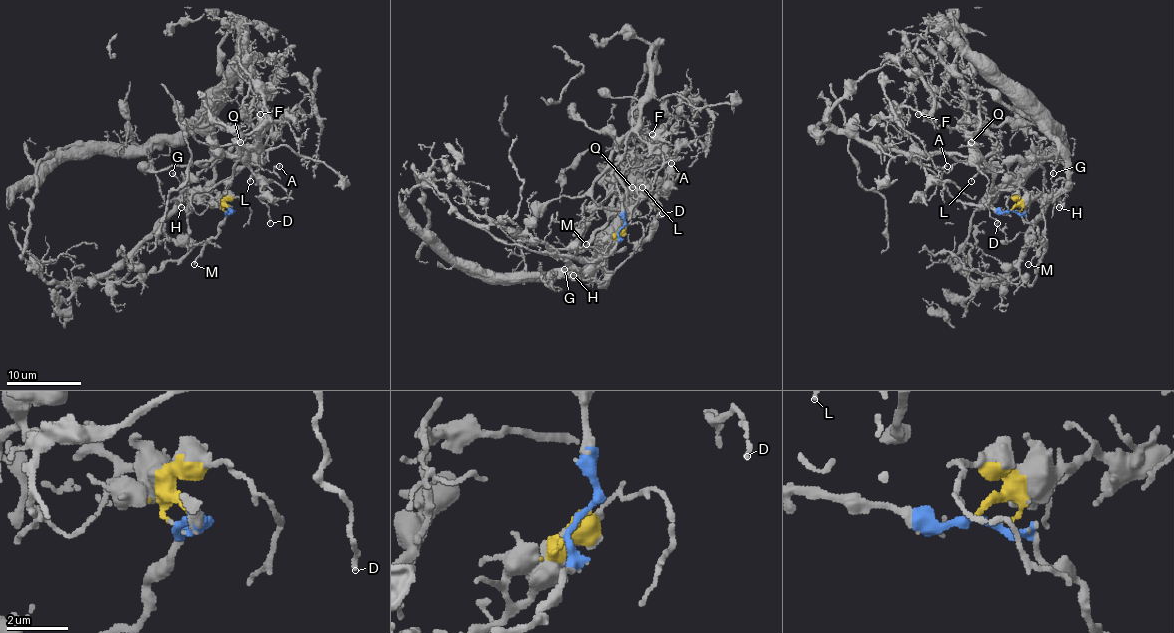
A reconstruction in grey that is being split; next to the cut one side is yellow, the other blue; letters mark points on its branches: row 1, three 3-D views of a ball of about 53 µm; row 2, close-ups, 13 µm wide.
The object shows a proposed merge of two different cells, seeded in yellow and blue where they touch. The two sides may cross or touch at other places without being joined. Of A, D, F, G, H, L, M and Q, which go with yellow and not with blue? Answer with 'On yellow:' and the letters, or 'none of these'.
On yellow: A, D, F, G, H, L, Q

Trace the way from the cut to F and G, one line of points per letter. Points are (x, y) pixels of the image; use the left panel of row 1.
F: (231, 209), (201, 190), (214, 177), (214, 111), (244, 21), (238, 47), (261, 115)
G: (231, 209), (204, 194), (184, 197), (178, 178), (172, 173)

